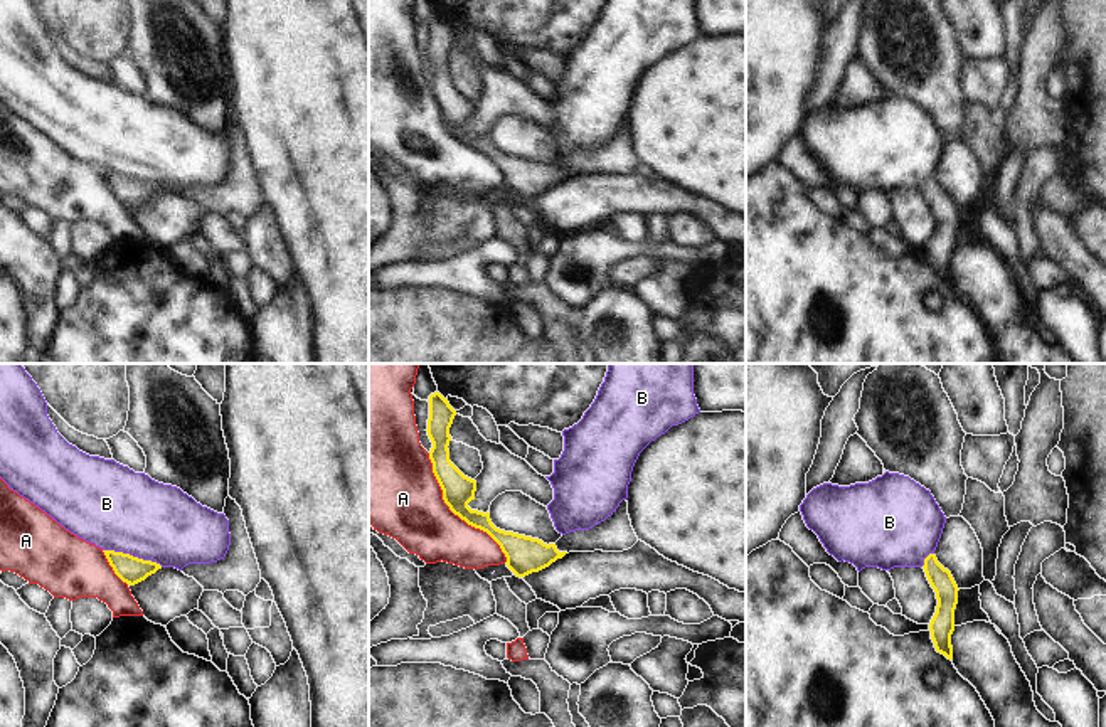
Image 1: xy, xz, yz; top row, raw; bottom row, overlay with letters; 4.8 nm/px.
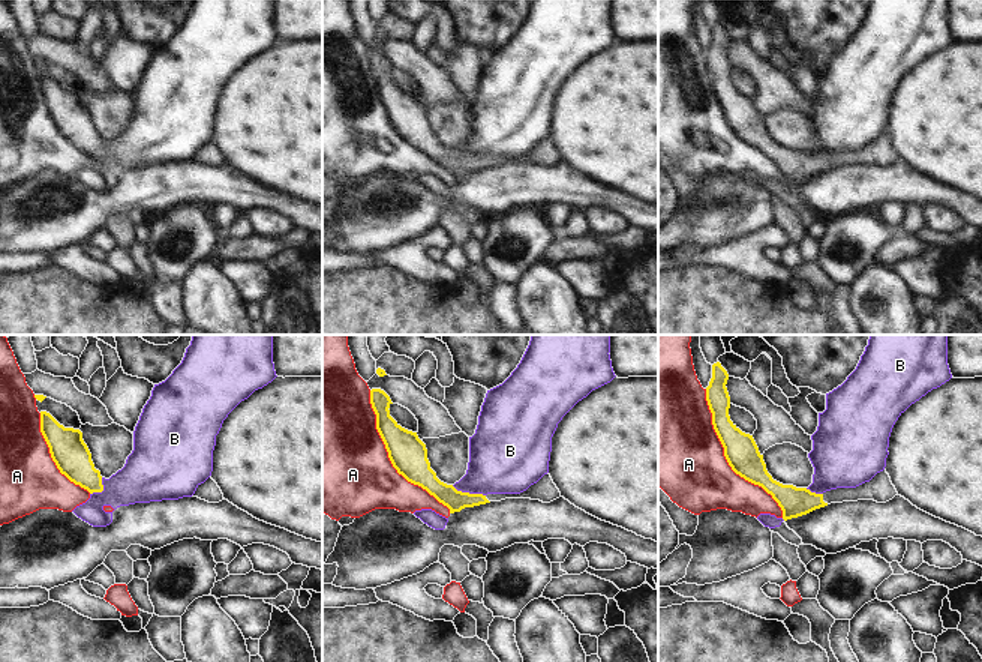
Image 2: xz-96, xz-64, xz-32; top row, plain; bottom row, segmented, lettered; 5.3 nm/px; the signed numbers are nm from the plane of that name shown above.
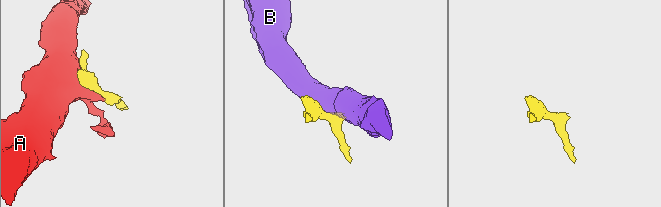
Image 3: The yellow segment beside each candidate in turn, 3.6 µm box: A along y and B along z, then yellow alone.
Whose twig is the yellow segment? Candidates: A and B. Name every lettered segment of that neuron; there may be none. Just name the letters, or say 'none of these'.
none of these

